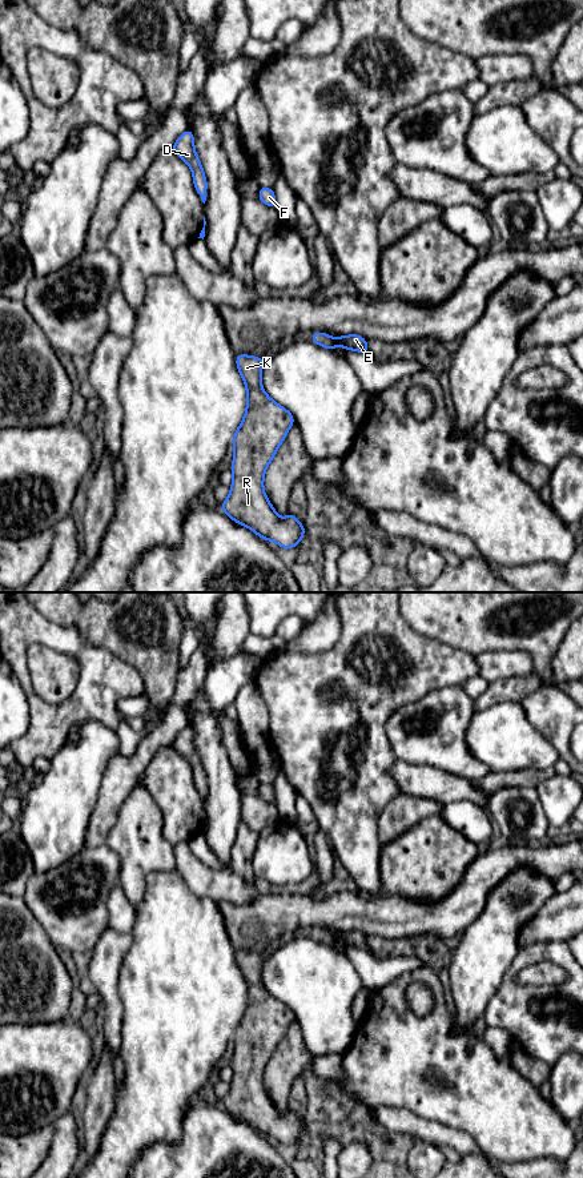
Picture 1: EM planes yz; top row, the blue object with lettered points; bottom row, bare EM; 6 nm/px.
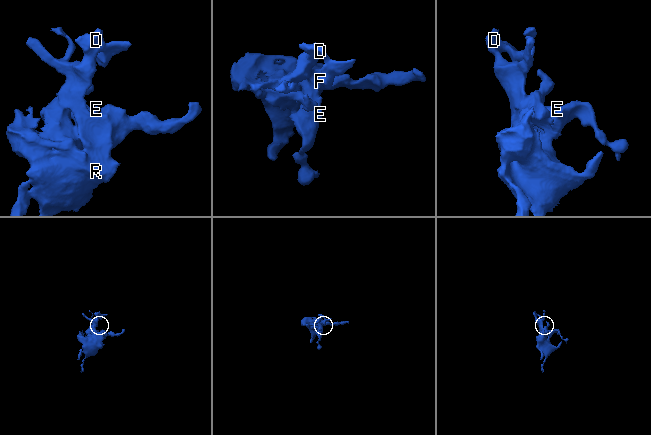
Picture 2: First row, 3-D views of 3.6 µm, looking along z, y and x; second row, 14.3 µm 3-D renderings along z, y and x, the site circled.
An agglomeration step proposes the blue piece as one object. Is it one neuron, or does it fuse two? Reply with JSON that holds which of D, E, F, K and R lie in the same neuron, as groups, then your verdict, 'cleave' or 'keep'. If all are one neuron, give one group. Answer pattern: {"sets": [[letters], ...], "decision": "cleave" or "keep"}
{"sets": [["D", "E", "F", "K", "R"]], "decision": "keep"}

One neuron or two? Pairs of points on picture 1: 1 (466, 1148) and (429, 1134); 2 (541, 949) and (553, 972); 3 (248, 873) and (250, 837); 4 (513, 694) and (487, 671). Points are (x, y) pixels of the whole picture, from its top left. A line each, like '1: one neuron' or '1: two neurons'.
1: one neuron
2: two neurons
3: one neuron
4: two neurons

